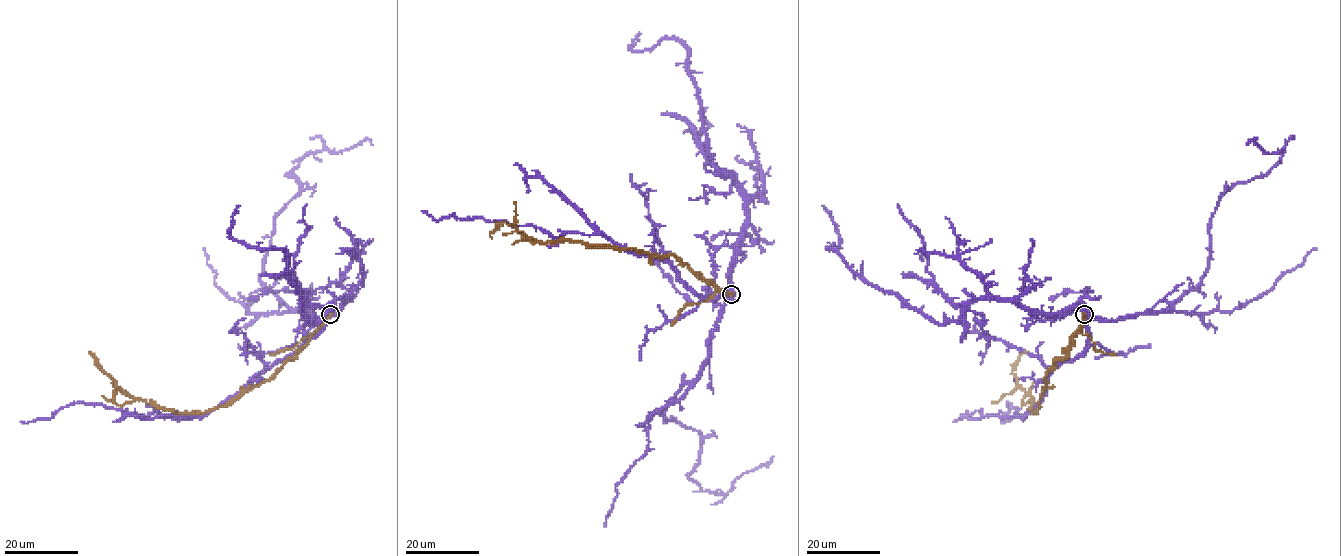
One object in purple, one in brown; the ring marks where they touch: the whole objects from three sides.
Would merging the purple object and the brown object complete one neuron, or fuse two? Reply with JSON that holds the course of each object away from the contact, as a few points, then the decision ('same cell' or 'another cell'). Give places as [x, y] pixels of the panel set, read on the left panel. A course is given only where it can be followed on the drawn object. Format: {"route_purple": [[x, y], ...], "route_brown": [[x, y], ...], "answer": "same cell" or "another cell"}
{"route_purple": [[330, 314], [294, 312], [260, 279], [274, 218], [299, 191], [287, 174], [302, 159], [372, 144]], "route_brown": [[330, 314], [306, 345], [270, 378], [204, 412], [170, 411], [129, 397], [90, 351]], "answer": "another cell"}

